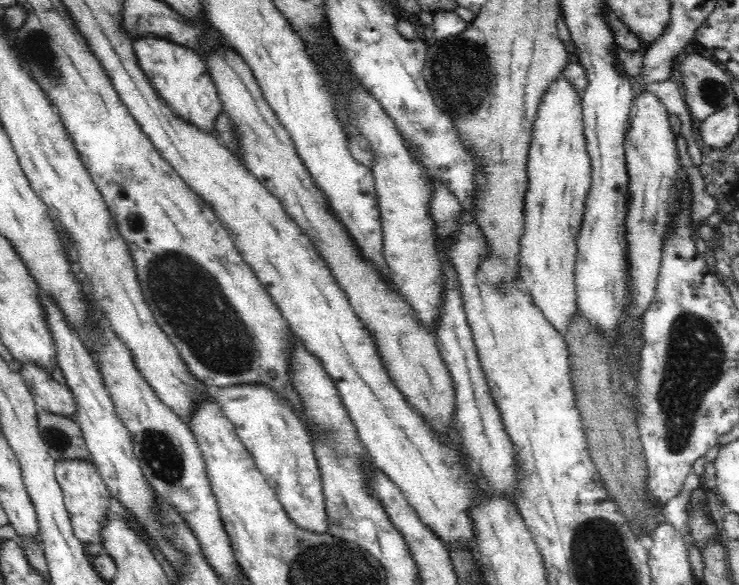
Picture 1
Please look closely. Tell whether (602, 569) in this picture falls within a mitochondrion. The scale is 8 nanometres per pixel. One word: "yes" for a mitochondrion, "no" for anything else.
yes

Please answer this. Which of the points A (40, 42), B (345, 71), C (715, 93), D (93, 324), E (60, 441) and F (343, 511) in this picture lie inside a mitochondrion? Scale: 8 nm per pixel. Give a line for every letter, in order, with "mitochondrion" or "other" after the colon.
A: mitochondrion
B: other
C: mitochondrion
D: other
E: mitochondrion
F: mitochondrion

